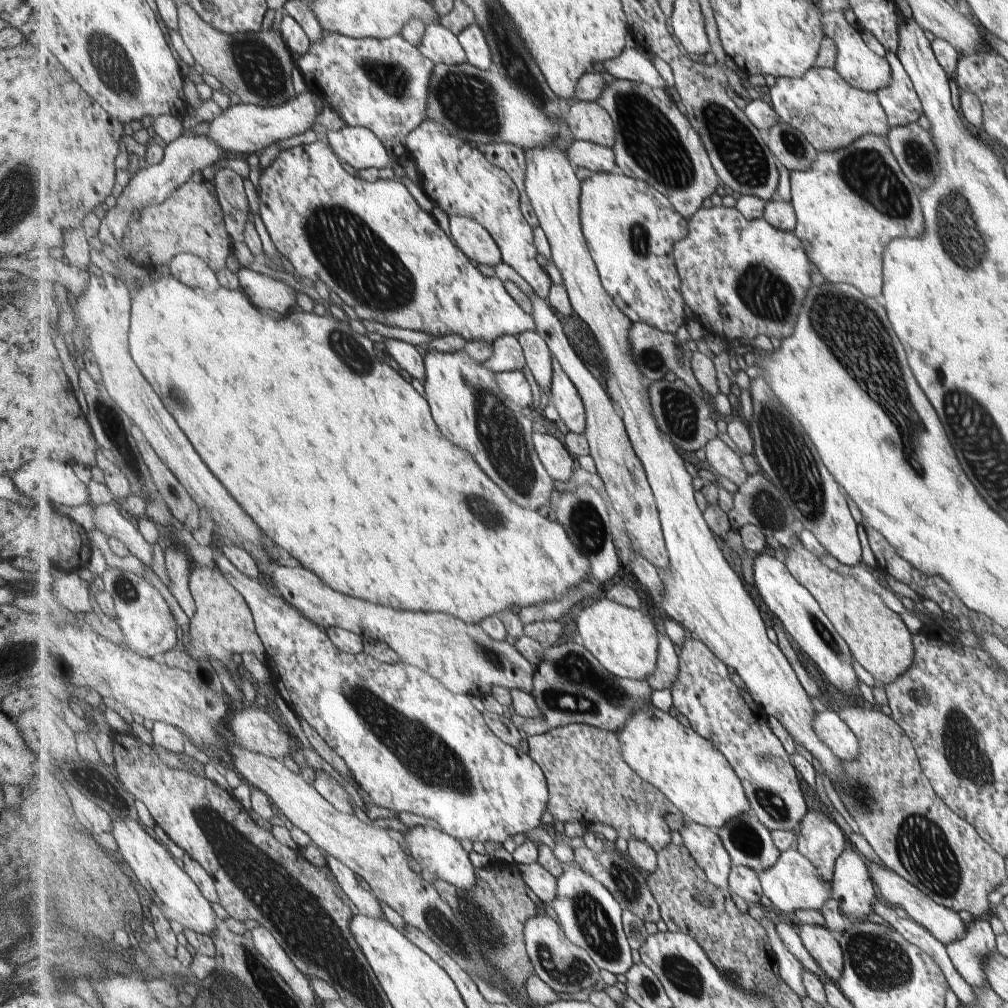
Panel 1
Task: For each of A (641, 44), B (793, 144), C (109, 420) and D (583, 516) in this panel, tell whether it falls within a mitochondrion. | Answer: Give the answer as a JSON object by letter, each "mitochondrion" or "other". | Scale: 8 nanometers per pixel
{"A":"other","B":"mitochondrion","C":"mitochondrion","D":"mitochondrion"}

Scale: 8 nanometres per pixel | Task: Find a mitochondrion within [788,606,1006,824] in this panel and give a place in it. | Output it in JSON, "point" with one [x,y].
{"point":[961,747]}

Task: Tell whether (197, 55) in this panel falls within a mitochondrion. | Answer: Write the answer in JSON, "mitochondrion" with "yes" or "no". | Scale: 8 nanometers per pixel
{"mitochondrion":"no"}

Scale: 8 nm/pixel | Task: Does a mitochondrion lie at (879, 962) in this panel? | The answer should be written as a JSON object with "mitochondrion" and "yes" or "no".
{"mitochondrion":"yes"}

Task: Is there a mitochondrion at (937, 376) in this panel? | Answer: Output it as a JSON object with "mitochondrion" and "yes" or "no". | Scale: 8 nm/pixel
{"mitochondrion":"yes"}

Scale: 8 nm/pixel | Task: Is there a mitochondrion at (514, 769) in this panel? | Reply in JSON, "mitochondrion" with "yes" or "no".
{"mitochondrion":"no"}

